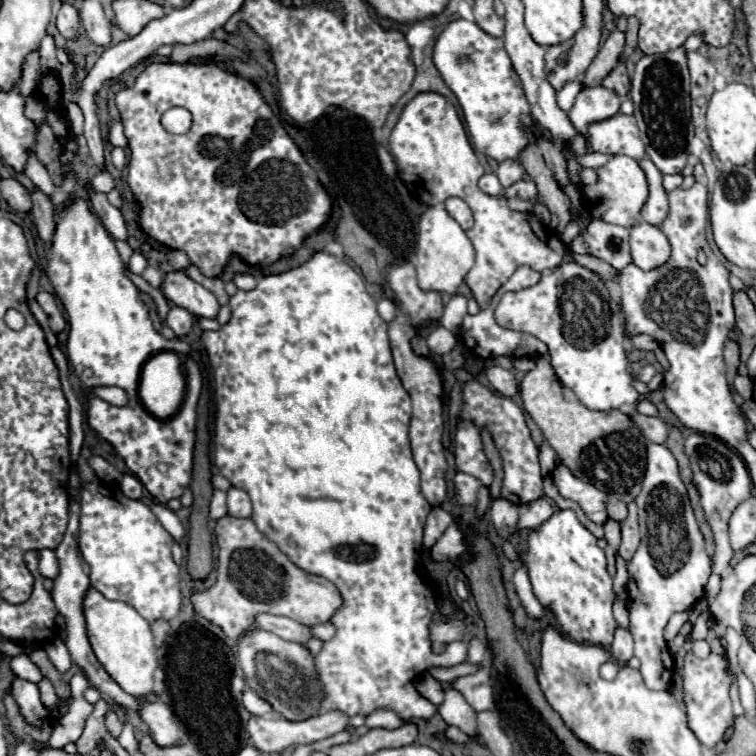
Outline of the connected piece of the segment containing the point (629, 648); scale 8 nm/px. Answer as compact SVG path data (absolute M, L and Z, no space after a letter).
M616 627L614 641L610 645L610 653L612 653L614 661L618 661L620 665L626 665L628 659L632 657L632 651L634 651L634 641L632 641L630 631L624 627Z

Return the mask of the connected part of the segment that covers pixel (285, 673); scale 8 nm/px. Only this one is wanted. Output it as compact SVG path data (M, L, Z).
M252 629L238 641L236 657L244 669L250 689L272 703L272 709L280 717L288 721L300 721L322 713L320 699L324 697L324 687L320 687L320 679L316 679L314 657L306 645L284 641L270 631Z

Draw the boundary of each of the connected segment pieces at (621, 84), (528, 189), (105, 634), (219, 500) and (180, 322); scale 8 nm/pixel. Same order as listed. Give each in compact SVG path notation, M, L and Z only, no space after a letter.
M622 53L622 57L620 57L620 61L618 61L618 65L604 77L604 81L602 81L602 85L604 87L608 87L608 89L612 89L612 91L616 91L618 95L628 95L628 91L630 91L630 77L628 77L628 71L626 71L626 53Z
M520 179L520 181L512 183L508 189L504 189L502 195L504 195L506 199L512 199L512 197L536 199L536 197L538 197L538 189L536 189L536 185L534 185L532 181L524 181L524 179Z
M90 589L84 599L84 615L88 625L88 639L94 655L108 671L108 675L132 697L142 699L152 693L152 675L158 667L156 647L150 623L128 603L108 601L96 589Z
M214 491L212 501L210 501L210 519L220 519L224 517L226 511L226 493L224 491Z
M172 307L168 311L168 317L166 317L166 325L178 335L178 337L184 337L190 333L192 329L192 315L184 309L184 307Z

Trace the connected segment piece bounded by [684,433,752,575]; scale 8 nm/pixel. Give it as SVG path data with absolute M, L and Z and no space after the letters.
M692 433L686 437L686 455L692 465L694 473L694 485L700 493L700 503L704 507L706 519L712 527L714 533L714 543L716 543L716 555L712 559L712 571L720 575L728 565L734 555L728 539L728 519L732 517L734 509L744 503L746 499L752 497L752 479L748 475L748 469L736 449L726 445L722 439L714 435L702 435L702 433Z

